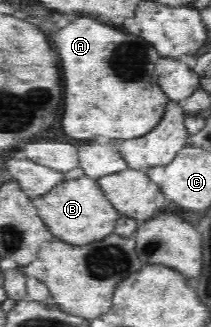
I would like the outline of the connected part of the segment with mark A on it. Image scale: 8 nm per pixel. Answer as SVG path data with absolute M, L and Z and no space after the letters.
M77 16L61 30L53 32L53 42L61 60L63 72L63 130L76 140L87 141L97 136L115 140L137 138L155 128L162 118L168 96L159 87L154 60L159 57L156 48L144 38L131 32L121 32L113 26L101 24L91 16Z

